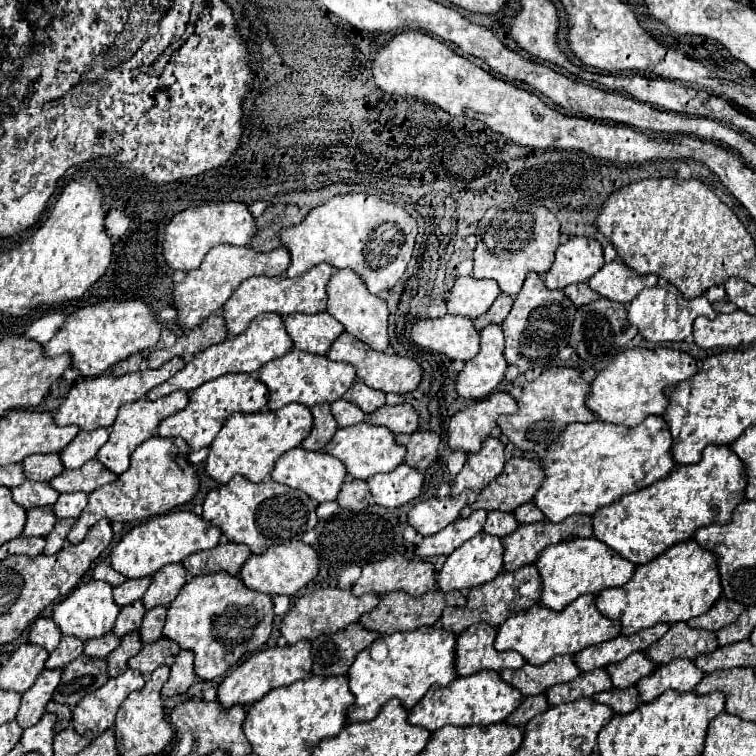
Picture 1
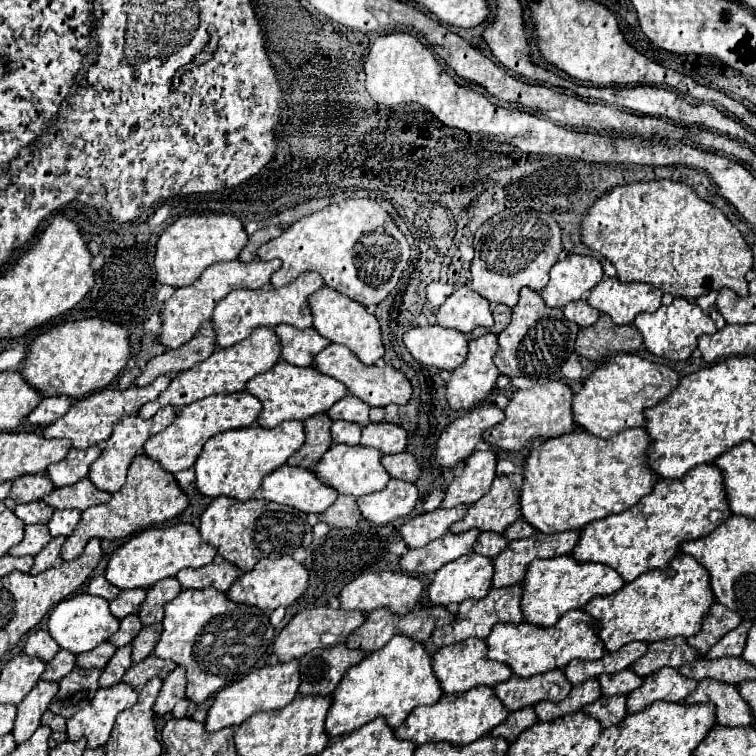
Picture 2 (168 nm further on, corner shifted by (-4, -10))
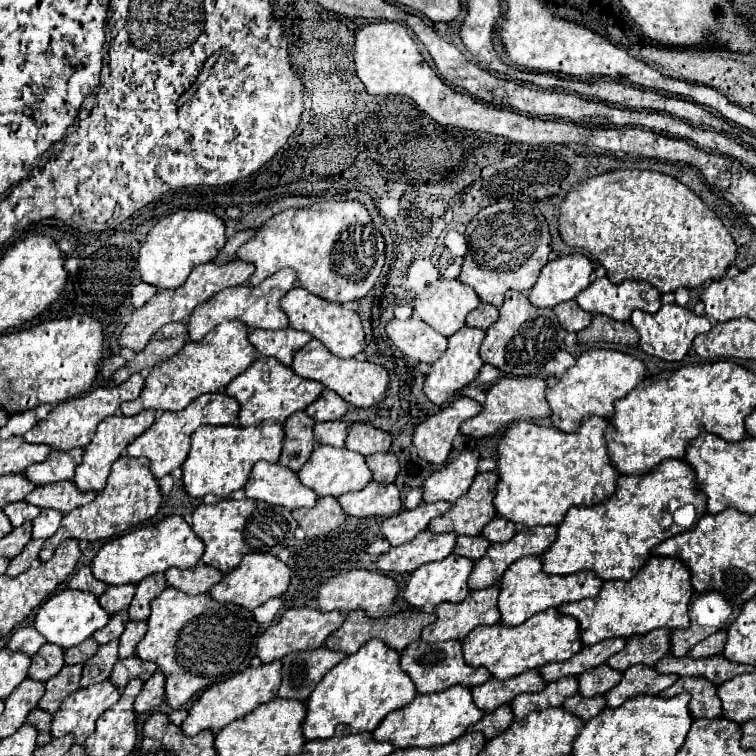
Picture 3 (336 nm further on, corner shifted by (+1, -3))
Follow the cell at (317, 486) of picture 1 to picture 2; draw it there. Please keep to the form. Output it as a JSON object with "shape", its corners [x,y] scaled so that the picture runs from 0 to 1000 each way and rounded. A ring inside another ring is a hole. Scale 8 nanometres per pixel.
{"shape":[[[372,615],[348,631],[345,657],[361,665],[390,671],[401,679],[425,679],[440,668],[446,649],[419,639],[419,631],[409,620]]]}

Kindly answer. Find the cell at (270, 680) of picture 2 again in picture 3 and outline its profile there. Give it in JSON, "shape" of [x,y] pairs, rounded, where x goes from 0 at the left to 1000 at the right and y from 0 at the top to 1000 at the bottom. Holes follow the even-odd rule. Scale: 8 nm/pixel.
{"shape":[[[370,873],[347,878],[341,884],[328,884],[296,902],[288,902],[286,907],[278,907],[270,913],[270,918],[262,923],[262,929],[251,937],[249,950],[241,955],[241,968],[246,974],[259,974],[267,966],[294,966],[307,952],[333,942],[339,931],[349,931],[365,923],[365,910],[370,910]]]}

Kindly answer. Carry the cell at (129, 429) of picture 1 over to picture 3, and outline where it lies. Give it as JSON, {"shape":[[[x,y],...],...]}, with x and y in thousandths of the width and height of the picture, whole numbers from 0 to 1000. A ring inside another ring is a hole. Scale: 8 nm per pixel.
{"shape":[[[188,542],[183,545],[180,550],[164,550],[164,548],[153,548],[153,550],[146,550],[146,553],[138,553],[132,561],[130,561],[130,571],[127,577],[122,579],[122,585],[111,593],[111,606],[106,611],[106,616],[101,619],[101,630],[98,630],[98,640],[106,646],[106,648],[124,648],[124,651],[132,651],[140,640],[140,632],[143,632],[143,624],[146,624],[146,616],[164,601],[164,595],[169,593],[169,587],[175,587],[188,571],[193,571],[206,556],[206,542]]]}

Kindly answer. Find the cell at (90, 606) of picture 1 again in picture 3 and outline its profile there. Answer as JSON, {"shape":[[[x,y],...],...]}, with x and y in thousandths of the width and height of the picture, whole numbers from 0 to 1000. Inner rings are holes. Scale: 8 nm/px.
{"shape":[[[82,780],[77,786],[71,786],[69,791],[63,791],[45,820],[45,831],[58,839],[58,844],[69,852],[77,852],[79,857],[90,860],[106,849],[111,849],[114,844],[119,844],[127,833],[138,831],[146,820],[146,812],[130,799],[130,791],[119,783],[108,783],[108,780]]]}

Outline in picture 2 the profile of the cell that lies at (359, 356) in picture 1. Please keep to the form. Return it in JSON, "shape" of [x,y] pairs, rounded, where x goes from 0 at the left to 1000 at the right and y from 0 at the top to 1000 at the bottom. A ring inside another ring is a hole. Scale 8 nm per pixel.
{"shape":[[[435,456],[435,459],[430,459],[417,472],[414,488],[425,491],[427,496],[435,496],[435,499],[451,504],[464,522],[472,522],[488,538],[512,538],[517,533],[536,536],[541,530],[544,520],[546,520],[541,501],[530,491],[520,488],[517,483],[509,483],[509,485],[501,485],[501,483],[480,483],[459,459],[451,459],[451,456]]]}

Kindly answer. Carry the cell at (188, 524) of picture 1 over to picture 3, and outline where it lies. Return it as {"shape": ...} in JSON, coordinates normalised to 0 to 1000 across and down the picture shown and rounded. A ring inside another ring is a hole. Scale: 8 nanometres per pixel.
{"shape":[[[222,683],[206,693],[177,698],[175,704],[140,717],[122,741],[122,757],[130,767],[159,775],[183,772],[190,762],[220,757],[222,751],[257,751],[270,730],[267,714],[254,704],[241,683]]]}

